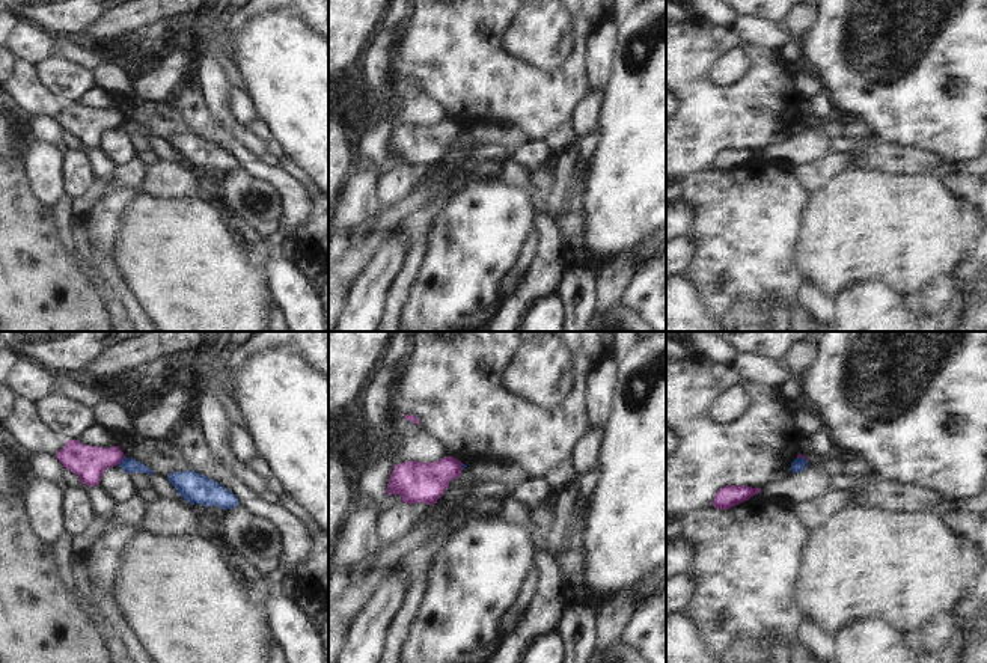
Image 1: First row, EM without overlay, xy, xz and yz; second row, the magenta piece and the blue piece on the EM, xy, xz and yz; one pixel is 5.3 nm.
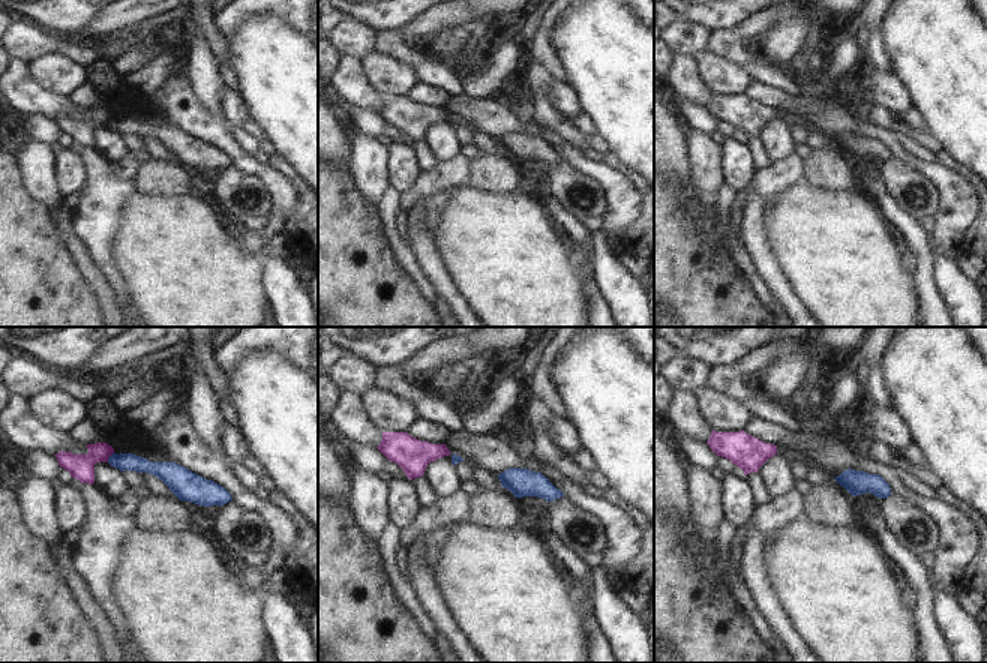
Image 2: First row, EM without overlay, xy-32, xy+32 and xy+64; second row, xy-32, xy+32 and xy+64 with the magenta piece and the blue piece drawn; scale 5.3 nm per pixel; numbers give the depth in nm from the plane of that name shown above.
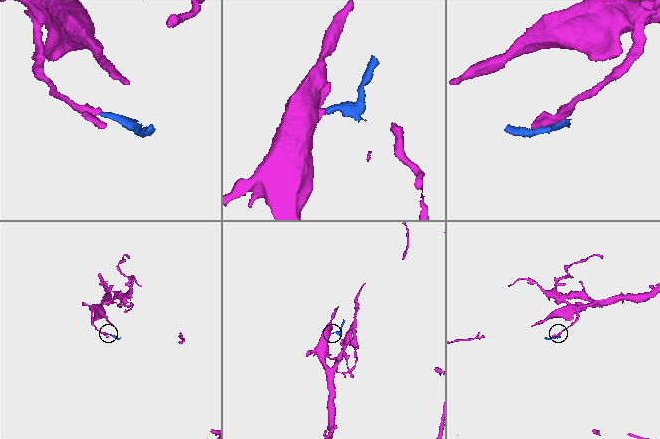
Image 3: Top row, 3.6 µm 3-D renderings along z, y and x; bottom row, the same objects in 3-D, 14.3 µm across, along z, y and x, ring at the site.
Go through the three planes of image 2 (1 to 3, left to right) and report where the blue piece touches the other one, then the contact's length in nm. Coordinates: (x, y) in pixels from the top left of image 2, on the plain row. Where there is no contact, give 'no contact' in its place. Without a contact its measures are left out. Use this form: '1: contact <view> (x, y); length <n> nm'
1: contact xy-32 (110, 119); length 70 nm
2: no contact
3: no contact

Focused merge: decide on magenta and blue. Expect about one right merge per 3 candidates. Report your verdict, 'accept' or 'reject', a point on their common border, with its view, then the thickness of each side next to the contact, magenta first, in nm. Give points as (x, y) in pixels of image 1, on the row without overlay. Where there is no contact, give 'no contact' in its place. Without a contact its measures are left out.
reject; meets magenta in xy at (121, 122); 180 nm thick on the magenta side, 80 nm on the other

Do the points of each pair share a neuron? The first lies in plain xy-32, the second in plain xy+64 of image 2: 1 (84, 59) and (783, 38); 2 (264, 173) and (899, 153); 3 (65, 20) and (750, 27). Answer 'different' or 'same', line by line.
1: different
2: different
3: different

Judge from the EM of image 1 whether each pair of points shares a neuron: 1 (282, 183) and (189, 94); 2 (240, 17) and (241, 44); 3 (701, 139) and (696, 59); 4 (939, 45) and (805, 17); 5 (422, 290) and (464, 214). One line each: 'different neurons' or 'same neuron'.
1: same neuron
2: different neurons
3: same neuron
4: different neurons
5: same neuron

